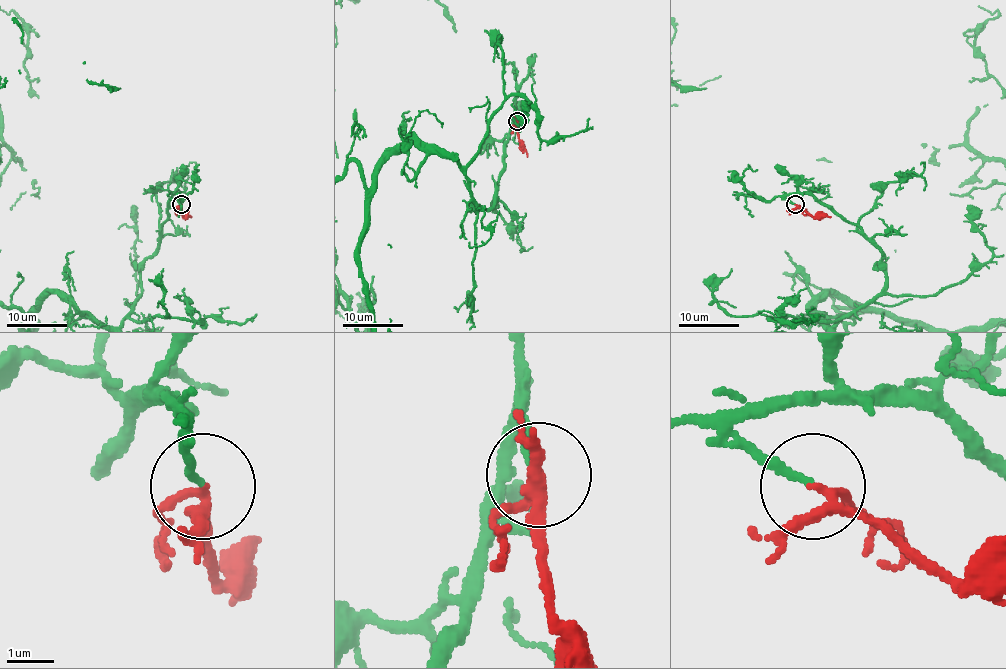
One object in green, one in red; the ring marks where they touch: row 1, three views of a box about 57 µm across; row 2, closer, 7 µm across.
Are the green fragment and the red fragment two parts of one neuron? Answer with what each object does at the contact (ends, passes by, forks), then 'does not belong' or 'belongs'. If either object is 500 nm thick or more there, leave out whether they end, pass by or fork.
green ends | red forks | belongs

